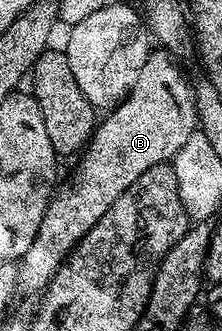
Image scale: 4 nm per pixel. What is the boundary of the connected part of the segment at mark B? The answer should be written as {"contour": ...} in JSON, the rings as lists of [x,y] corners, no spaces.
{"contour":[[[165,50],[150,51],[128,96],[106,115],[109,117],[102,124],[100,121],[96,125],[80,157],[82,160],[71,188],[58,191],[49,201],[35,241],[18,263],[20,293],[44,291],[82,237],[103,214],[107,214],[107,210],[111,210],[111,206],[115,206],[119,194],[123,194],[139,174],[147,174],[151,166],[172,161],[183,142],[198,131],[194,85],[189,85],[184,70],[169,56],[172,55]]]}

